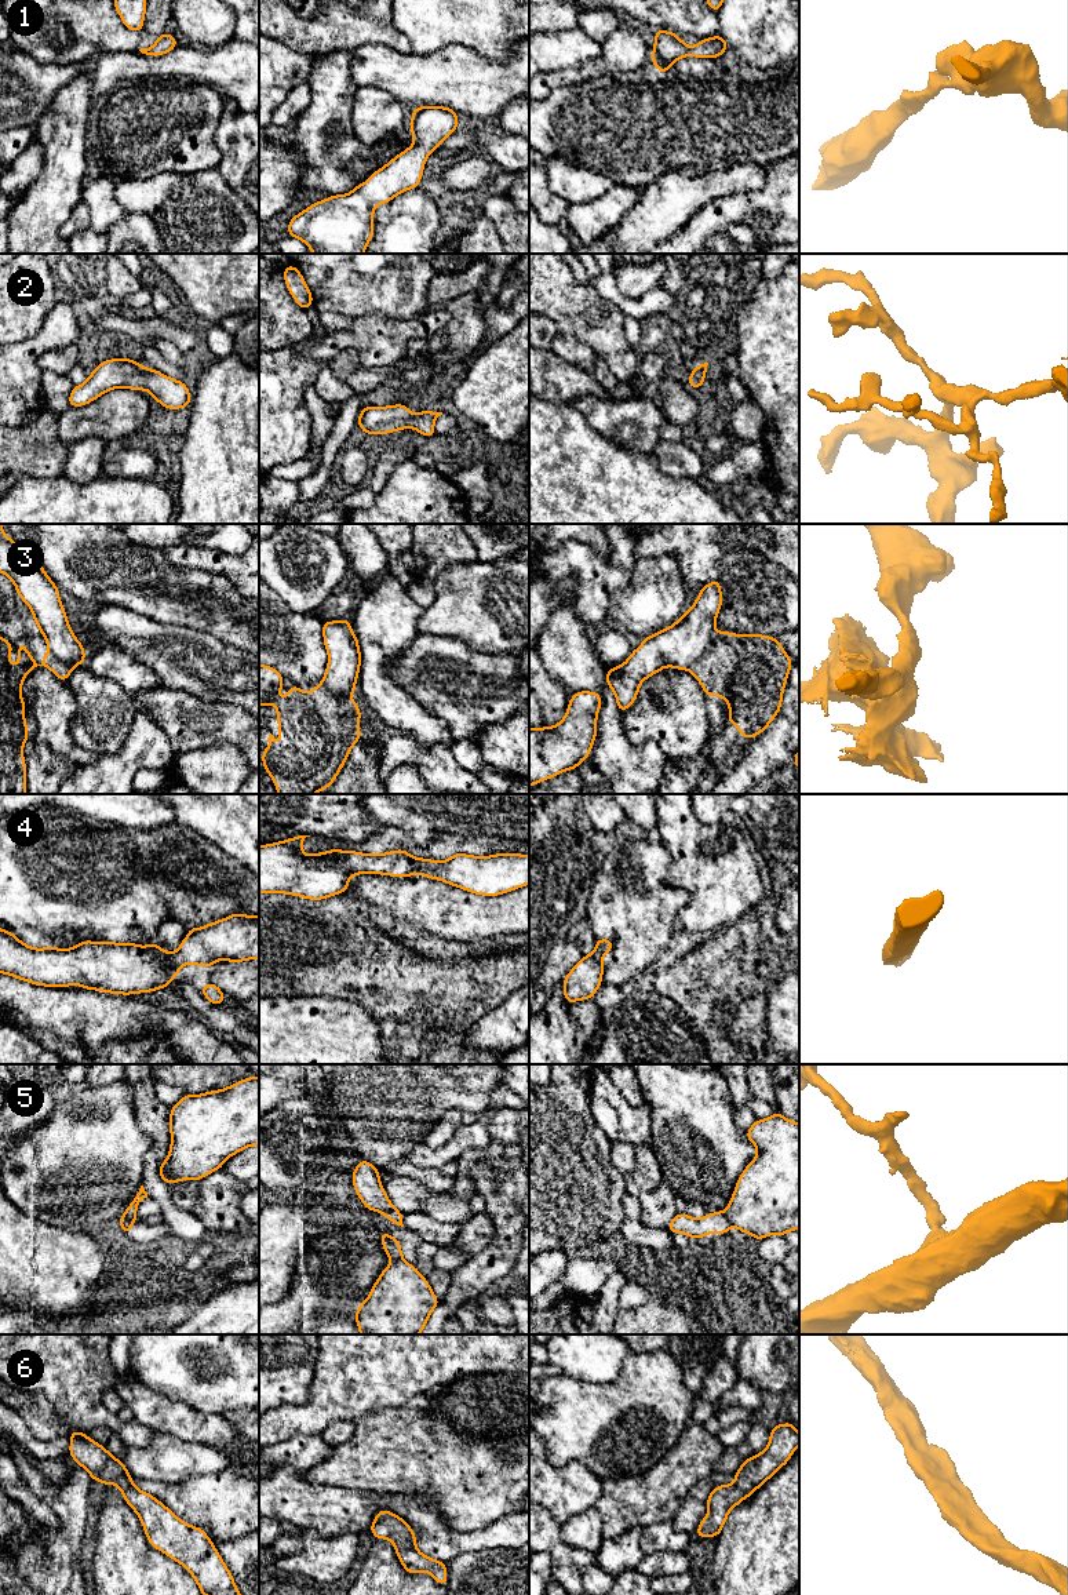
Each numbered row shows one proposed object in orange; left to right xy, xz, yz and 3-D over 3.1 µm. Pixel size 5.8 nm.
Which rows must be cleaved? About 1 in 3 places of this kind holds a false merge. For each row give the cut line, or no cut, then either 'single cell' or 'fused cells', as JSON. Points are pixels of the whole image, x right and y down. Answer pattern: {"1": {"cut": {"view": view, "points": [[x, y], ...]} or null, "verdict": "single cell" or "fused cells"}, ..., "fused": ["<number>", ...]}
{"1": {"cut": null, "verdict": "single cell"}, "2": {"cut": null, "verdict": "single cell"}, "3": {"cut": {"view": "yz", "points": [[714, 633], [706, 651], [688, 669]]}, "verdict": "fused cells"}, "4": {"cut": null, "verdict": "single cell"}, "5": {"cut": {"view": "xy", "points": [[123, 1215], [138, 1220]]}, "verdict": "fused cells"}, "6": {"cut": null, "verdict": "single cell"}, "fused": ["3", "5"]}

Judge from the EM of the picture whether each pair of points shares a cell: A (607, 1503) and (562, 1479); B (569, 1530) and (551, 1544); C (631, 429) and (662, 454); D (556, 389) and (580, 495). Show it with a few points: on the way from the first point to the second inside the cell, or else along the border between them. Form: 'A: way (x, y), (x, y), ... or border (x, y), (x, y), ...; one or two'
A: border (604, 1481), (601, 1496), (594, 1506); two
B: border (558, 1525), (558, 1536), (568, 1546), (590, 1552); two
C: border (660, 440), (651, 454); two
D: border (543, 399), (571, 404); two

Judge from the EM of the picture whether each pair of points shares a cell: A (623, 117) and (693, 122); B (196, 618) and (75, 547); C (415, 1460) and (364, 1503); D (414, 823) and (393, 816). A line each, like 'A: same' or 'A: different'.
A: same
B: same
C: different
D: same

